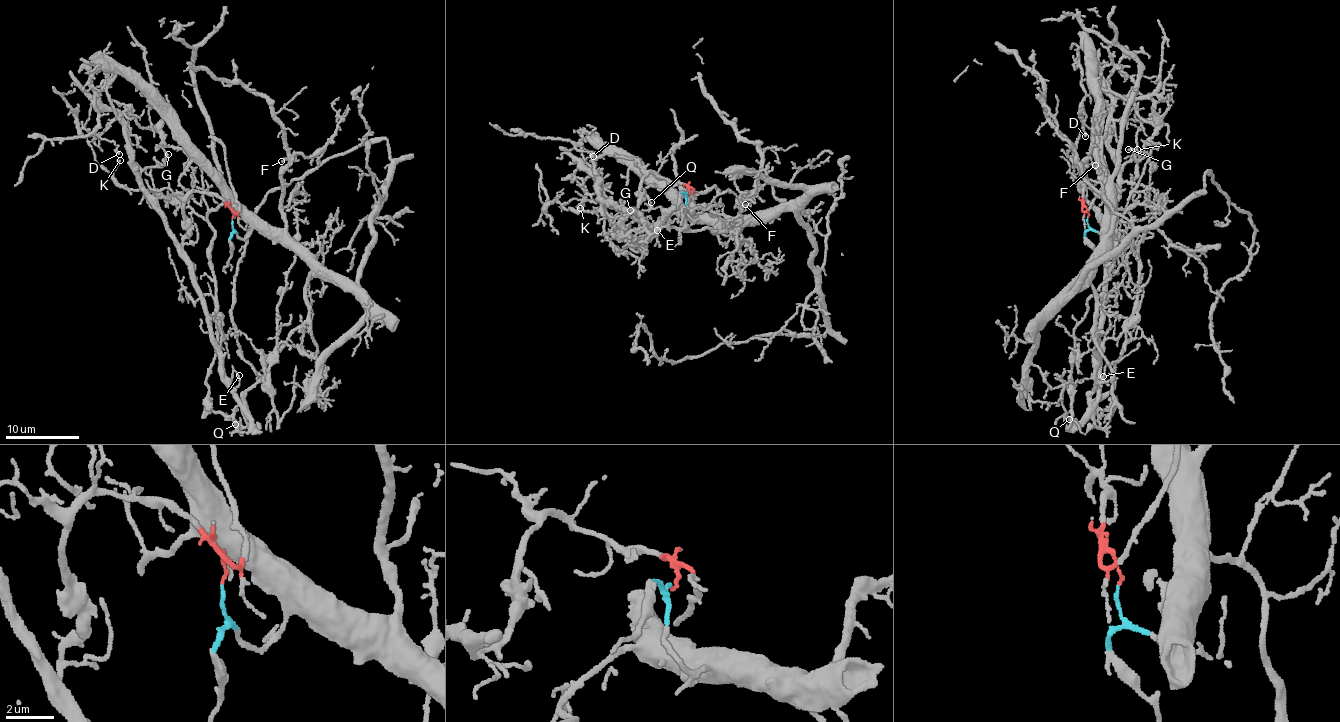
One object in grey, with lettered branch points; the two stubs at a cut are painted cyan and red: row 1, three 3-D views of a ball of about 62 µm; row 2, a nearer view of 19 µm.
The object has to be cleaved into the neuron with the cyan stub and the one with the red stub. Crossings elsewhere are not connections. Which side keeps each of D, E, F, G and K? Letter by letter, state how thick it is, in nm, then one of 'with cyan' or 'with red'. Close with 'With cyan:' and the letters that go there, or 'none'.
D: 200 nm thick; with cyan
E: 90 nm thick; with red
F: 140 nm thick; with cyan
G: 130 nm thick; with red
K: 160 nm thick; with red
With cyan: D, F

